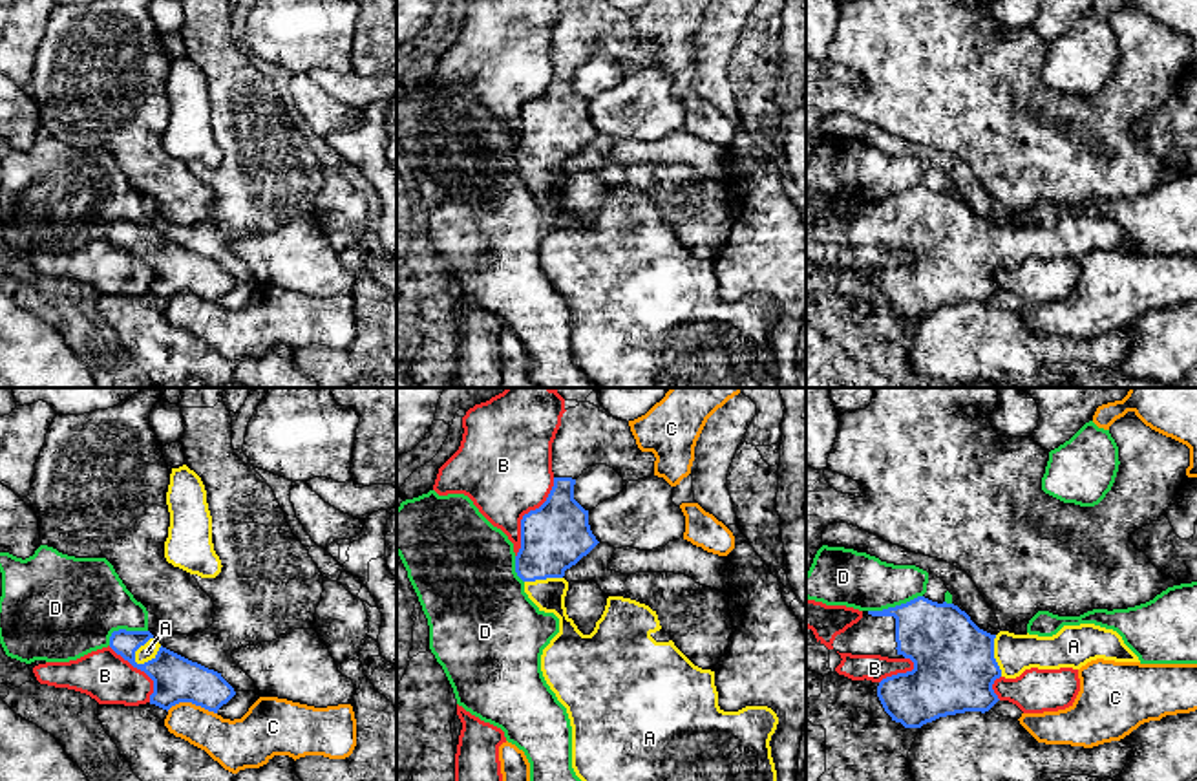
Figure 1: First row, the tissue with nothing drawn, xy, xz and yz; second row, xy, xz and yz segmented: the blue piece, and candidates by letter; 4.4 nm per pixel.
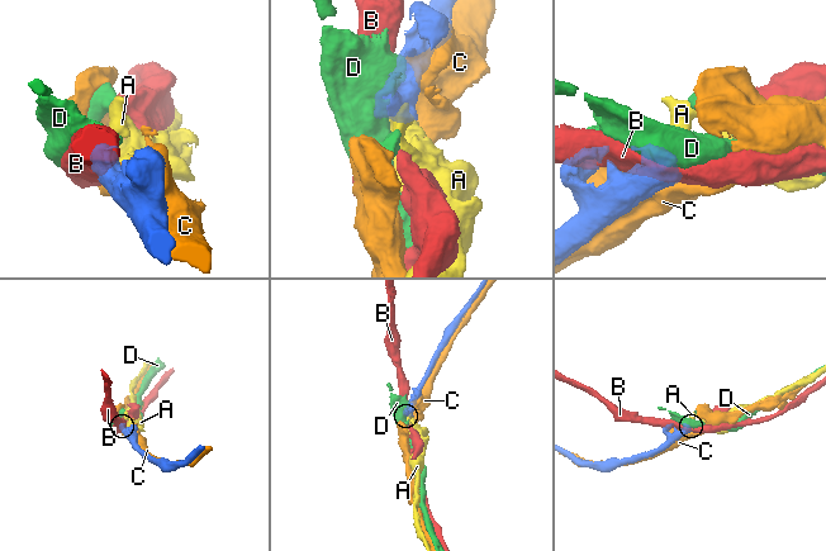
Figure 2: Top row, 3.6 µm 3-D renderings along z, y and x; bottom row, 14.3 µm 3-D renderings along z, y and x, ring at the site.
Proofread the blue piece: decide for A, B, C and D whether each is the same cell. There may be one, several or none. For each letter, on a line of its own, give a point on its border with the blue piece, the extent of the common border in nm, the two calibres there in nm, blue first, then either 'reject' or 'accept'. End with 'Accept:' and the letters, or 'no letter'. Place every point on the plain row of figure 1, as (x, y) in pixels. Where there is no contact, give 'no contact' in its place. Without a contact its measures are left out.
A: contact xy (137, 238); length 140 nm; calibres 200 and 70 nm; accept
B: contact xz (525, 105); length 400 nm; calibres 300 and 420 nm; reject
C: contact xy (192, 293); length 220 nm; calibres 200 and 200 nm; reject
D: contact yz (896, 196); length 260 nm; calibres 320 and 240 nm; reject
Accept: A

